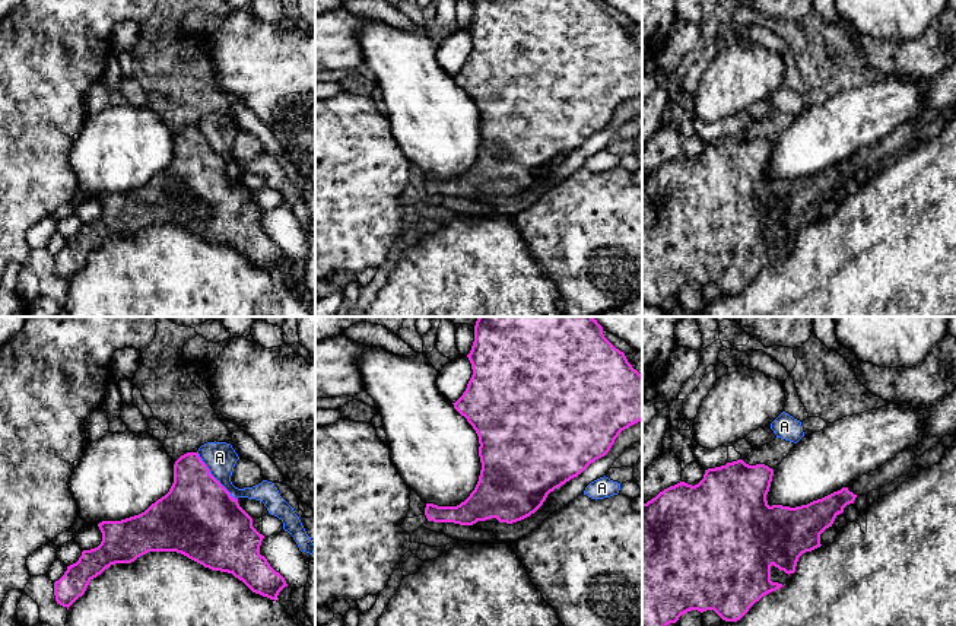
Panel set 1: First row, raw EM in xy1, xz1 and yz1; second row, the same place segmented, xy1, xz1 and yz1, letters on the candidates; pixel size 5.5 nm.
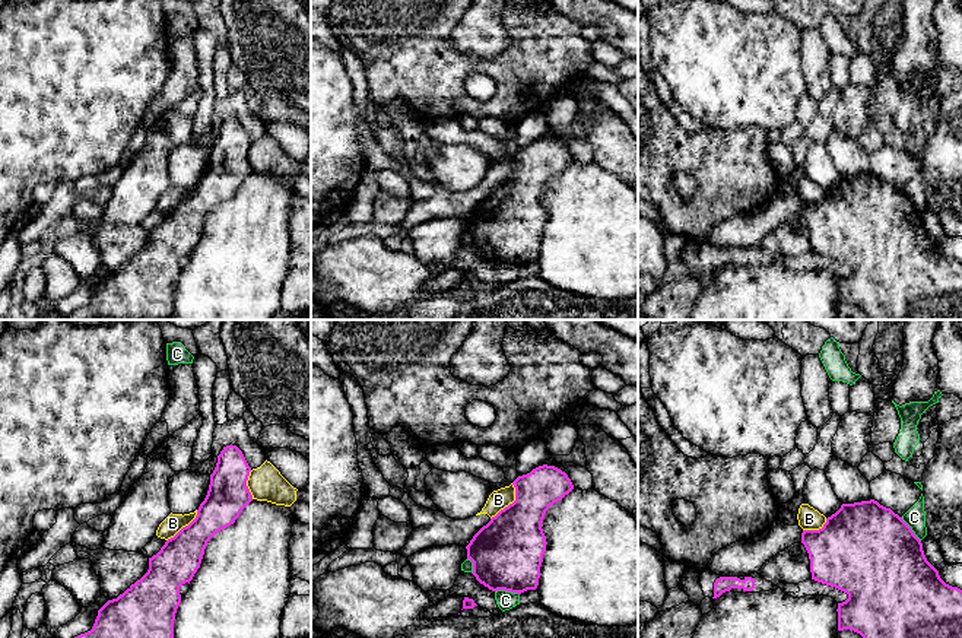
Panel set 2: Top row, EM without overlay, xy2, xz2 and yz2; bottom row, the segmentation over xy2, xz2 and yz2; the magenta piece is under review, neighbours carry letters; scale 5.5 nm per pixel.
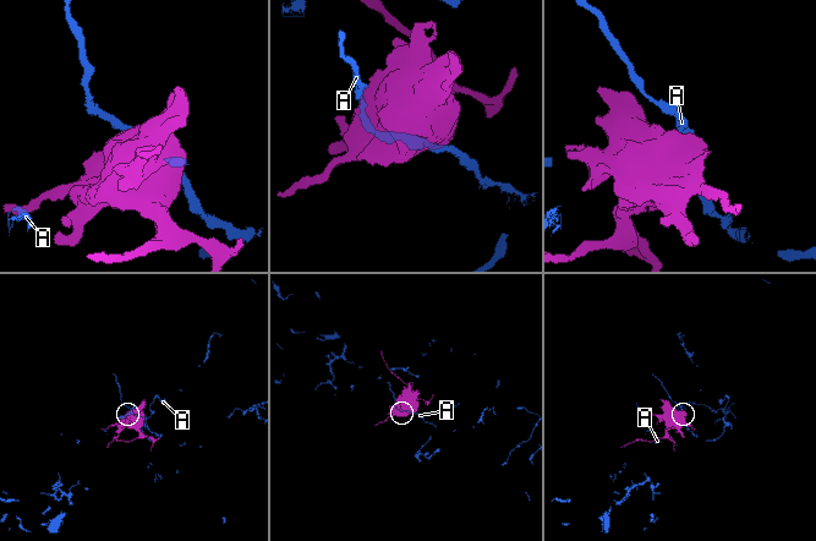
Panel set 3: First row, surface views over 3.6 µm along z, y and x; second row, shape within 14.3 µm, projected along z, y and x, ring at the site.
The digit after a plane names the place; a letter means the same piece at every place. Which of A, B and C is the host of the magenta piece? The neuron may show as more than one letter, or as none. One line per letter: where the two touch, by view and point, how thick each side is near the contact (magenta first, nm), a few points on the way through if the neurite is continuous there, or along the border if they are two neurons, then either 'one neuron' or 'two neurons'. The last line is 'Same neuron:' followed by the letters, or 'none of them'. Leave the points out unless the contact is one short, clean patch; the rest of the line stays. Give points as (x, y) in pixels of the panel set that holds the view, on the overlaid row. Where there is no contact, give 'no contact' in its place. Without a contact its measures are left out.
A: xy1 (213, 477) | 440/180 nm | along xy1 (196, 453), (209, 473), (237, 499) | two neurons
B: xz2 (510, 504) | 380/110 nm | two neurons
C: xz2 (507, 590) | 400/110 nm | along xz2 (495, 590), (510, 590), (518, 594) | two neurons
Same neuron: none of them

